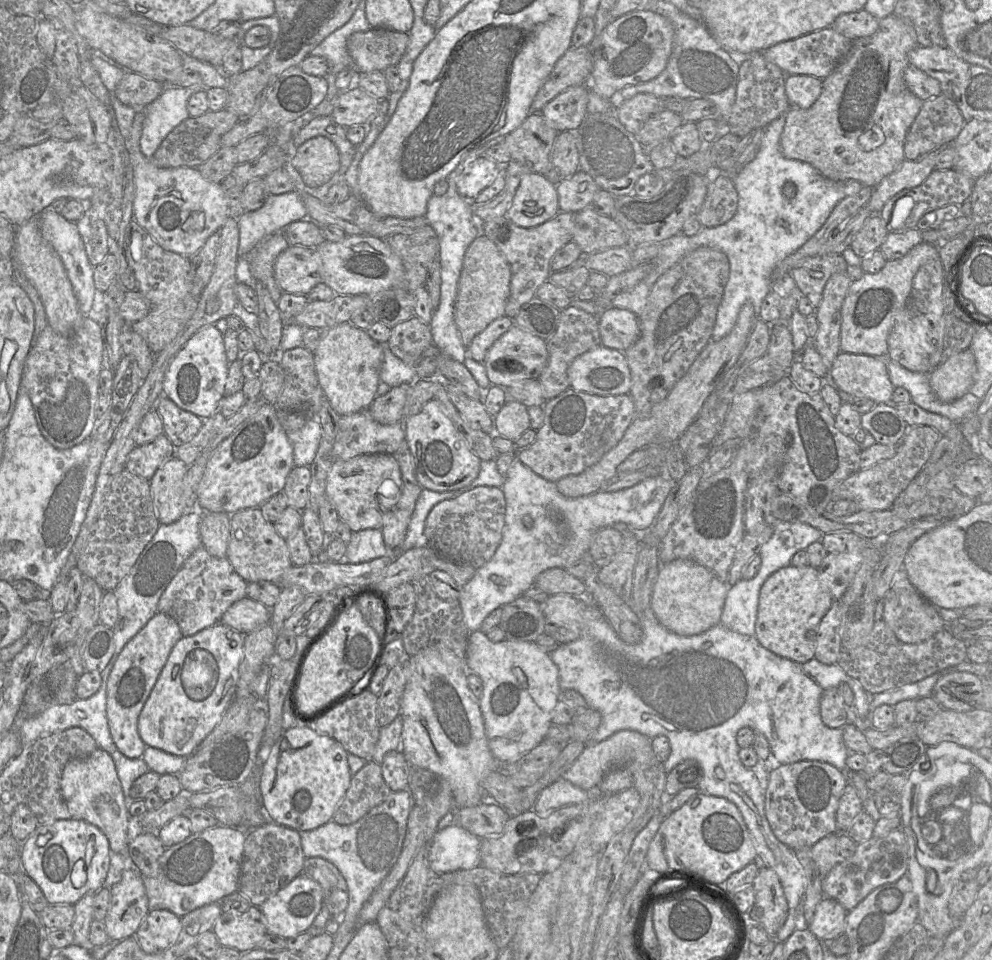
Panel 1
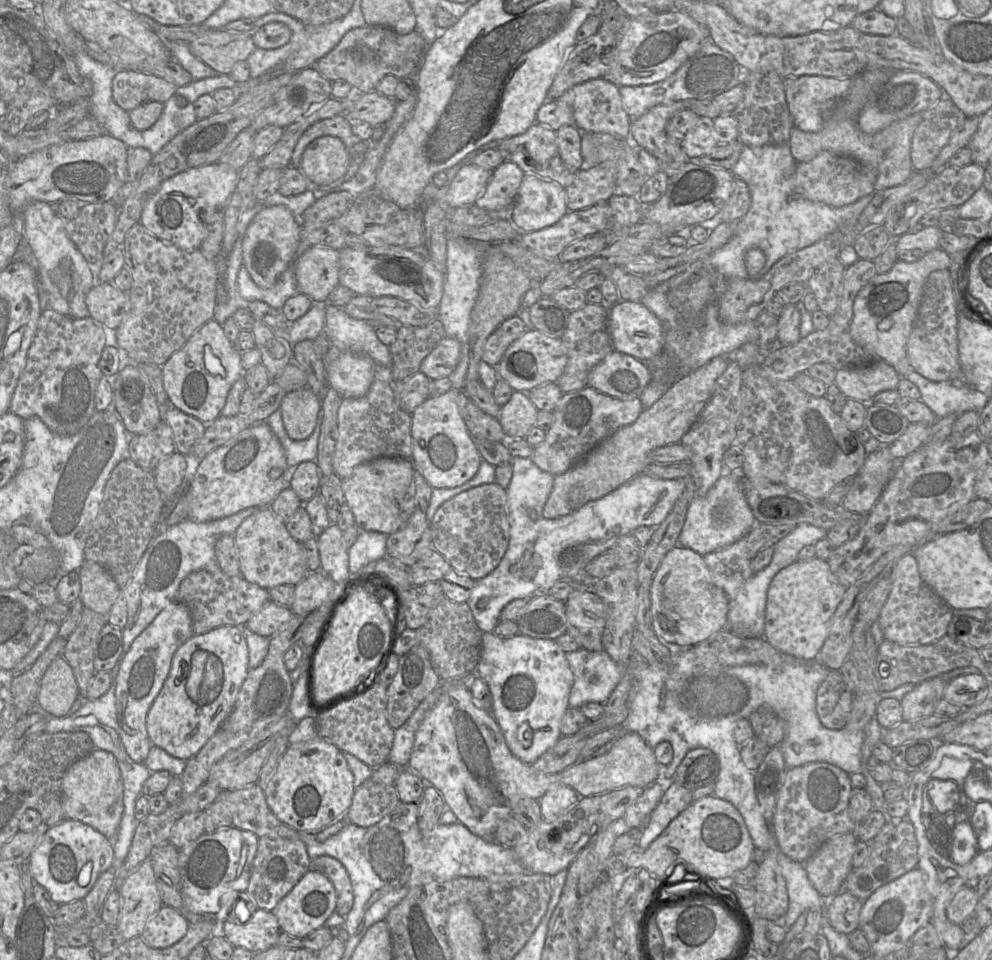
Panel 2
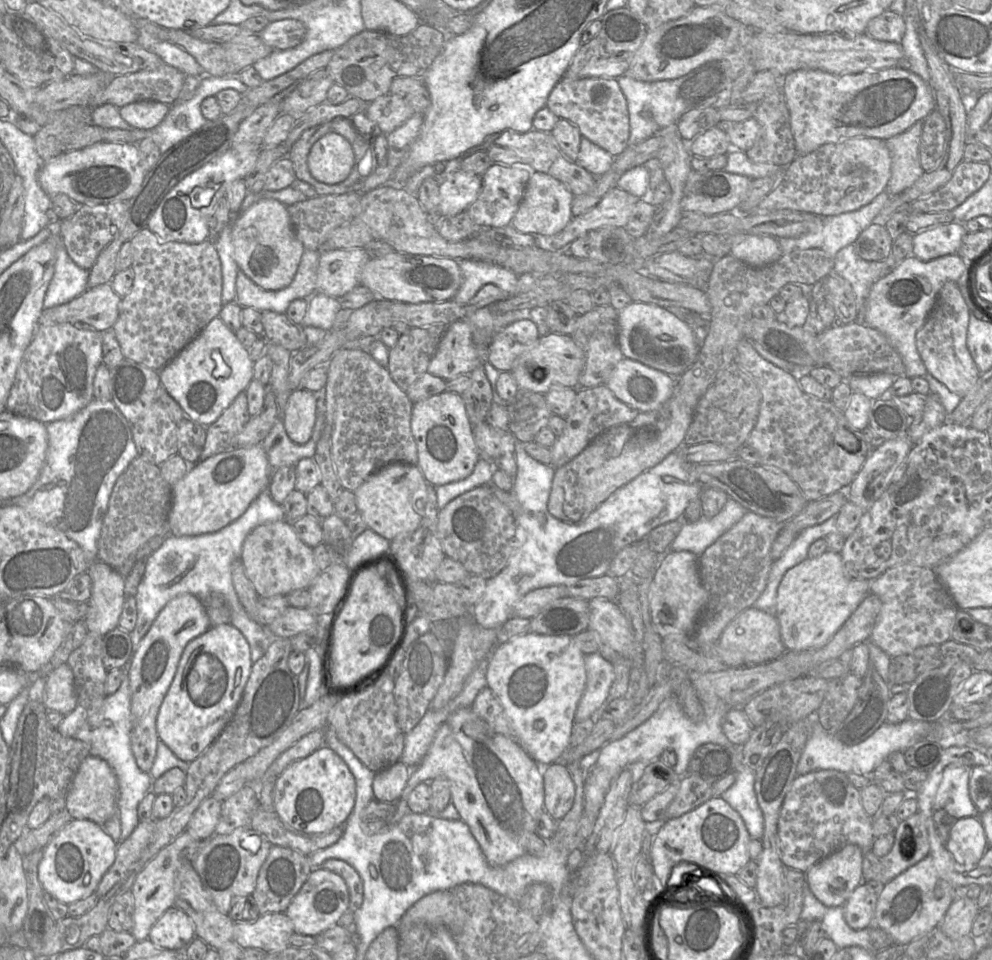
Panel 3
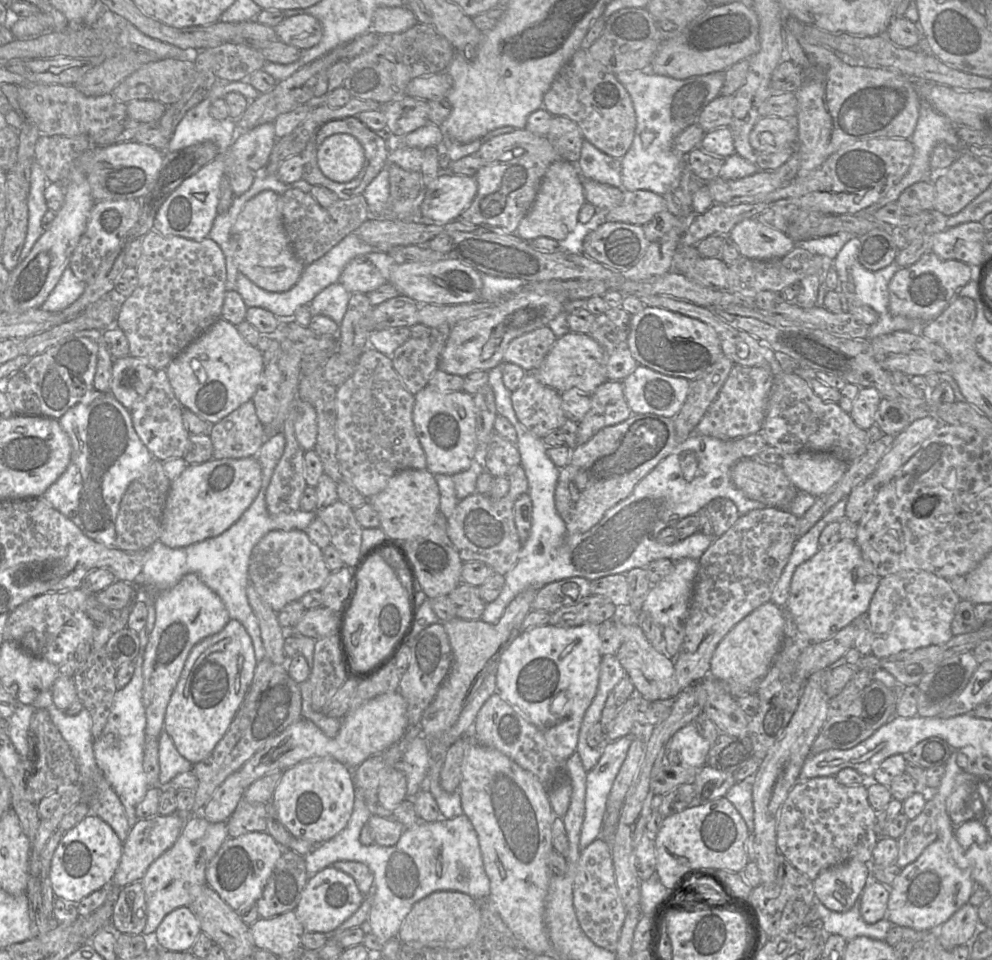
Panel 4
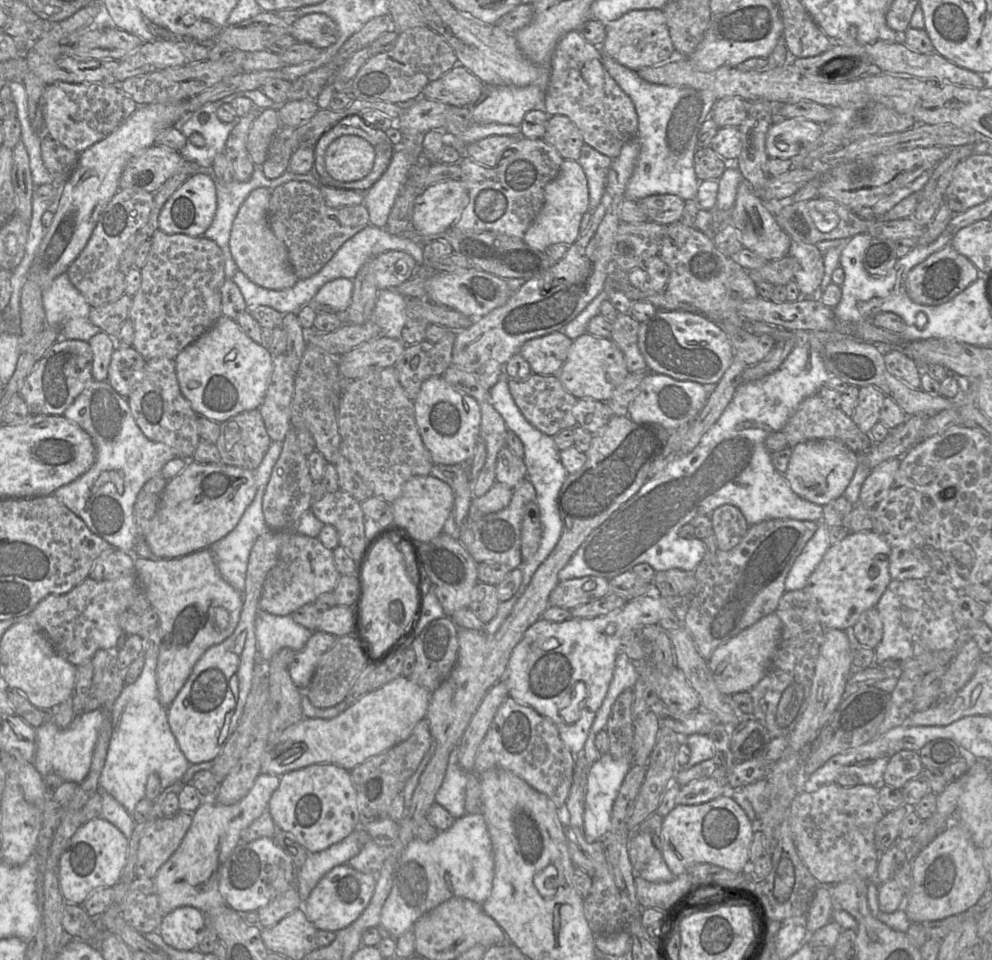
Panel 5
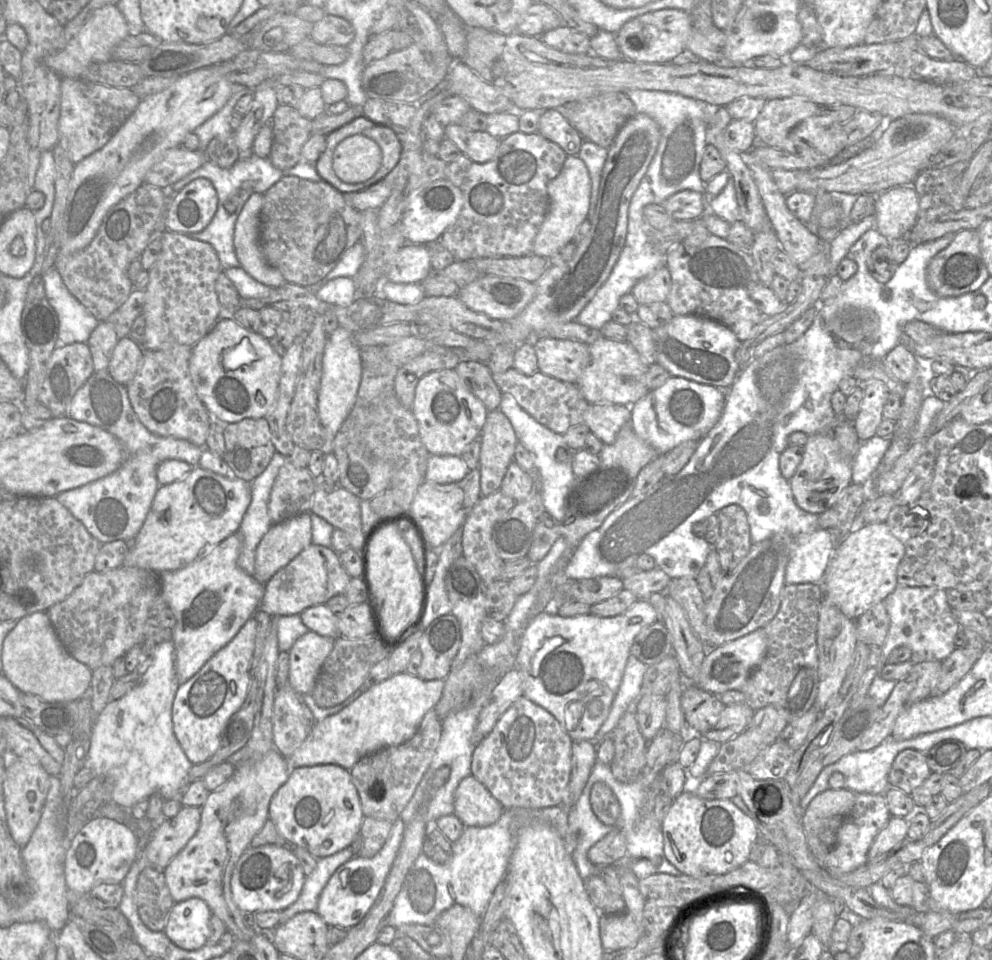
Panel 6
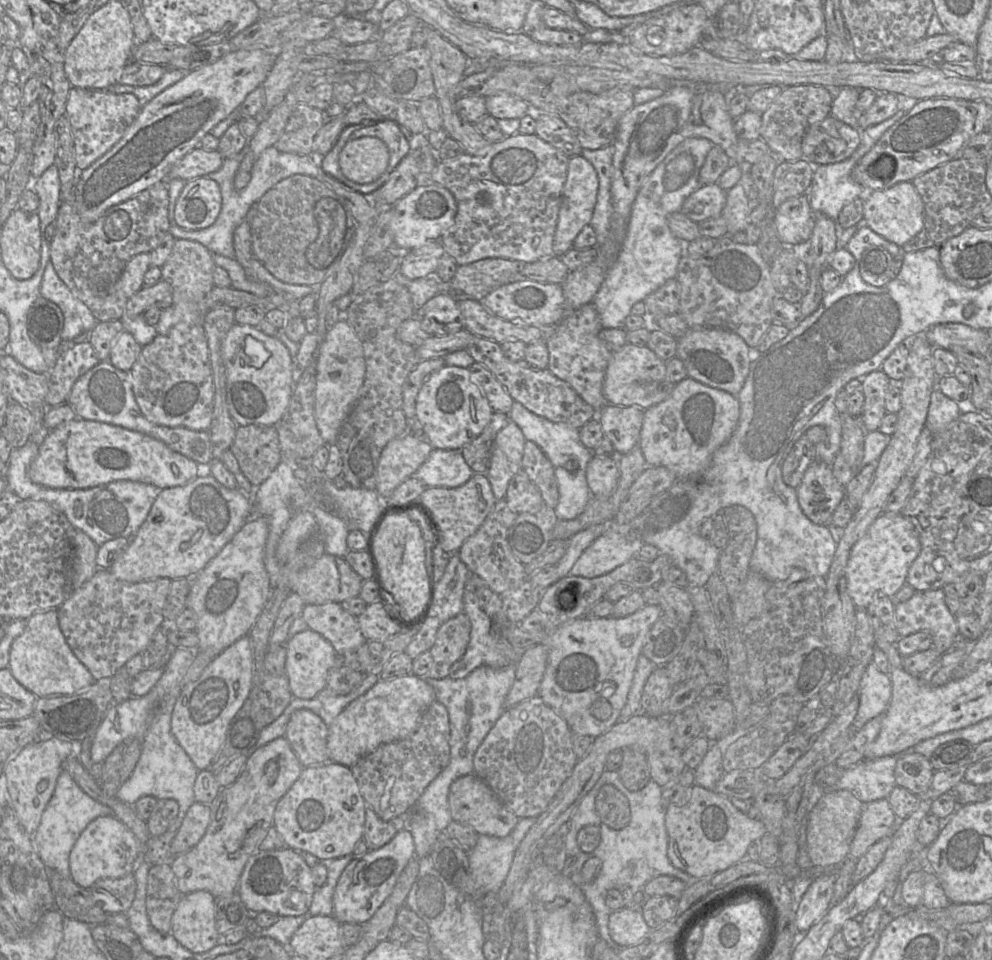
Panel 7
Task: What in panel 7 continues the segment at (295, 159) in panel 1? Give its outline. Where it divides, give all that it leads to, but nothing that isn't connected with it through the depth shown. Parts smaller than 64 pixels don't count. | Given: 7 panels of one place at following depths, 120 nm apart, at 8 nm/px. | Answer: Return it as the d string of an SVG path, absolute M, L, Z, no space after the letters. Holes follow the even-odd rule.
M376 137L350 140L339 156L340 168L348 179L358 184L376 181L386 170L389 151Z

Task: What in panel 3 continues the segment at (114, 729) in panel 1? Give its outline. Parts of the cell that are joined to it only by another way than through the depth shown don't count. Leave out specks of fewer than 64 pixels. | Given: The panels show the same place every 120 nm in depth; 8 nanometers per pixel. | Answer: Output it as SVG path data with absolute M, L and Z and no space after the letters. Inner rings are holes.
M189 593L180 594L170 600L160 611L149 631L141 640L138 649L129 661L128 676L131 687L130 732L131 749L139 769L149 773L160 741L156 721L159 708L173 681L177 666L186 645L211 627L201 600Z

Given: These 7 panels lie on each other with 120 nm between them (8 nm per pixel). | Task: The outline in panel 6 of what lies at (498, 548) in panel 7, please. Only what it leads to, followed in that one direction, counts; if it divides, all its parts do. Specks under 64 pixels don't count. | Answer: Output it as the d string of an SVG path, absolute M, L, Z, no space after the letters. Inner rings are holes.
M498 490L481 497L468 514L462 526L462 553L476 569L485 584L502 579L502 568L505 561L497 556L492 542L494 525L505 517L515 506L515 500Z

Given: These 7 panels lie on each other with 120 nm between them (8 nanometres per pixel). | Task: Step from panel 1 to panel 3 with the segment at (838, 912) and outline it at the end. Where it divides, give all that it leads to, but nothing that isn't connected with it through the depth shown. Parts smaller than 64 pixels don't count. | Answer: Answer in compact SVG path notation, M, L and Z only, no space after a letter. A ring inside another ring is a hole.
M862 882L843 905L847 924L854 930L868 928L873 923L879 887L874 883Z

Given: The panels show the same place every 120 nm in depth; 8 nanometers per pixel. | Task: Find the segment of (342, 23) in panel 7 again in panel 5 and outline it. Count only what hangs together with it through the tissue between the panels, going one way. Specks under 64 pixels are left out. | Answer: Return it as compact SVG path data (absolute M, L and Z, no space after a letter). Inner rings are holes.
M323 13L302 15L292 23L290 34L297 42L308 43L319 49L329 47L339 37L337 24Z

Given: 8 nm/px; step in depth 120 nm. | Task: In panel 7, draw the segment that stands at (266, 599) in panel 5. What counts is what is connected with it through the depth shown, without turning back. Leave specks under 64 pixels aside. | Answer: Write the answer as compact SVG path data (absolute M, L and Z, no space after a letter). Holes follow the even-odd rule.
M324 553L311 566L289 574L288 586L297 593L306 605L329 602L341 603L359 596L363 579L347 564L344 558Z

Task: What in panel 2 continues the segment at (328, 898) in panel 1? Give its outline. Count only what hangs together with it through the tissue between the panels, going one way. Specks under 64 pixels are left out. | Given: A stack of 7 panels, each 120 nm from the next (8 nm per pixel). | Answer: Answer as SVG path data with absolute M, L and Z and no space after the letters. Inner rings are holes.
M320 856L310 860L310 870L318 871L332 882L336 895L336 912L347 916L354 904L354 893L346 868L331 856Z

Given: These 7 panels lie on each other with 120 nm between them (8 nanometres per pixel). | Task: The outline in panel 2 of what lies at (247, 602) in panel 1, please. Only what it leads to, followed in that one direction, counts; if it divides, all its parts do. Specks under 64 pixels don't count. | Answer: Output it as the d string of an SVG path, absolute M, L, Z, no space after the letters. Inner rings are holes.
M268 601L245 626L258 635L270 638L293 616L289 607Z

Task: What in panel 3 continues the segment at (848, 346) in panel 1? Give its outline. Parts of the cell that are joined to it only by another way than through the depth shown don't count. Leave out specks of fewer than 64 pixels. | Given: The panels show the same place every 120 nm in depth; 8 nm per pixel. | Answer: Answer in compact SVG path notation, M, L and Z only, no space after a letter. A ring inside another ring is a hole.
M959 254L945 255L930 261L911 256L871 288L865 307L864 324L879 330L902 358L905 376L914 378L928 373L916 346L916 334L925 324L943 284L958 282L966 272L968 261Z

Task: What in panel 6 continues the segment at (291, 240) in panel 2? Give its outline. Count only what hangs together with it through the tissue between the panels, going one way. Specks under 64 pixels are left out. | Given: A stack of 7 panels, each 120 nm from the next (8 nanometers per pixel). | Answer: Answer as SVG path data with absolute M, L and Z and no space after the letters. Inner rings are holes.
M252 193L240 212L234 229L234 248L241 267L255 280L279 287L286 282L282 273L265 259L259 243L263 194Z

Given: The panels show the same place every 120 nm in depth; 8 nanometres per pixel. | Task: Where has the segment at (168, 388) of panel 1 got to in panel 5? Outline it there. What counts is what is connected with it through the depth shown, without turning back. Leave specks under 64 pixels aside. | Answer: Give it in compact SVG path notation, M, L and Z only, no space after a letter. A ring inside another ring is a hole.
M222 315L208 331L180 352L174 361L181 393L194 411L222 423L244 411L259 409L273 372L273 357L267 348L253 341L236 320Z

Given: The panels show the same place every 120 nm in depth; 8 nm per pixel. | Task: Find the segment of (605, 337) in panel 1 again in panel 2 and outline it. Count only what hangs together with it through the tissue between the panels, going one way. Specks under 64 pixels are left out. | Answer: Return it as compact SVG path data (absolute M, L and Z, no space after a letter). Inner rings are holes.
M620 300L609 309L608 330L614 350L648 361L664 349L664 330L657 316L639 301Z

